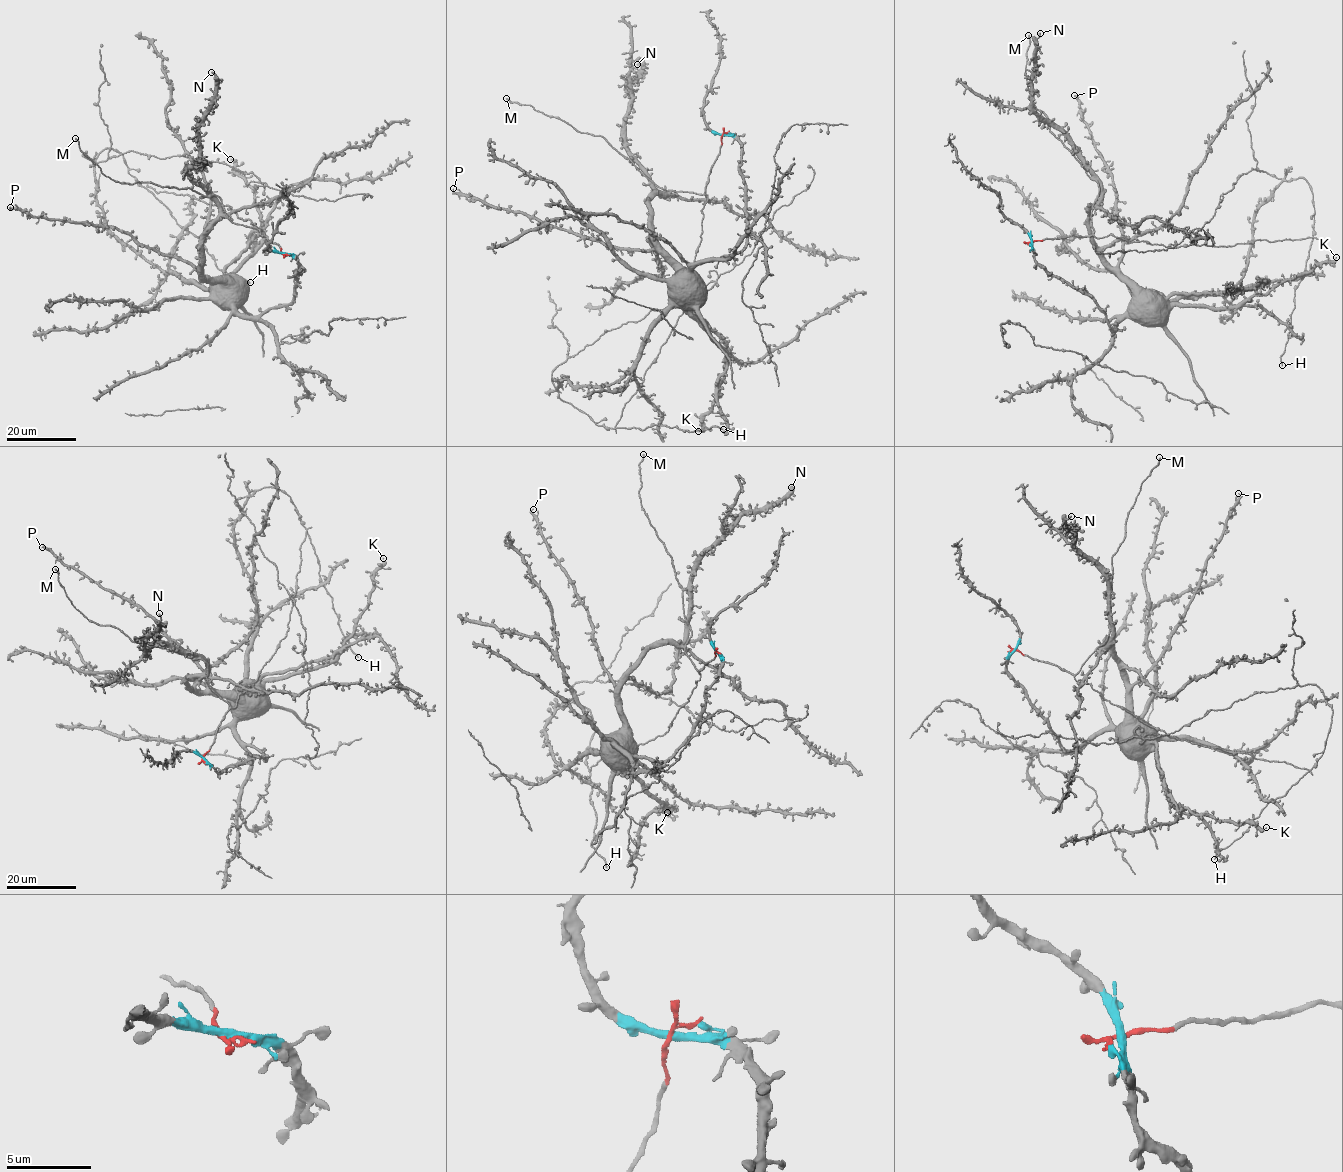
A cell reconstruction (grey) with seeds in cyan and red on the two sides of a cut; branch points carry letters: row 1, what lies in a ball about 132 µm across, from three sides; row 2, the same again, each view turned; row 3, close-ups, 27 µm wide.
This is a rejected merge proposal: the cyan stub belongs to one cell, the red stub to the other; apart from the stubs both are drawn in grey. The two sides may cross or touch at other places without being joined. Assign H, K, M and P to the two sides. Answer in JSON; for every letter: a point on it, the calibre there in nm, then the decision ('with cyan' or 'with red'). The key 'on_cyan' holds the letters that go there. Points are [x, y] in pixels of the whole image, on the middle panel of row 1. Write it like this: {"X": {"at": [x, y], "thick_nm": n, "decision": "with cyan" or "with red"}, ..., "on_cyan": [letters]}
{"H": {"at": [723, 429], "thick_nm": 190, "decision": "with cyan"}, "K": {"at": [698, 431], "thick_nm": 130, "decision": "with cyan"}, "M": {"at": [506, 98], "thick_nm": 240, "decision": "with red"}, "P": {"at": [453, 188], "thick_nm": 120, "decision": "with cyan"}, "on_cyan": ["H", "K", "P"]}

